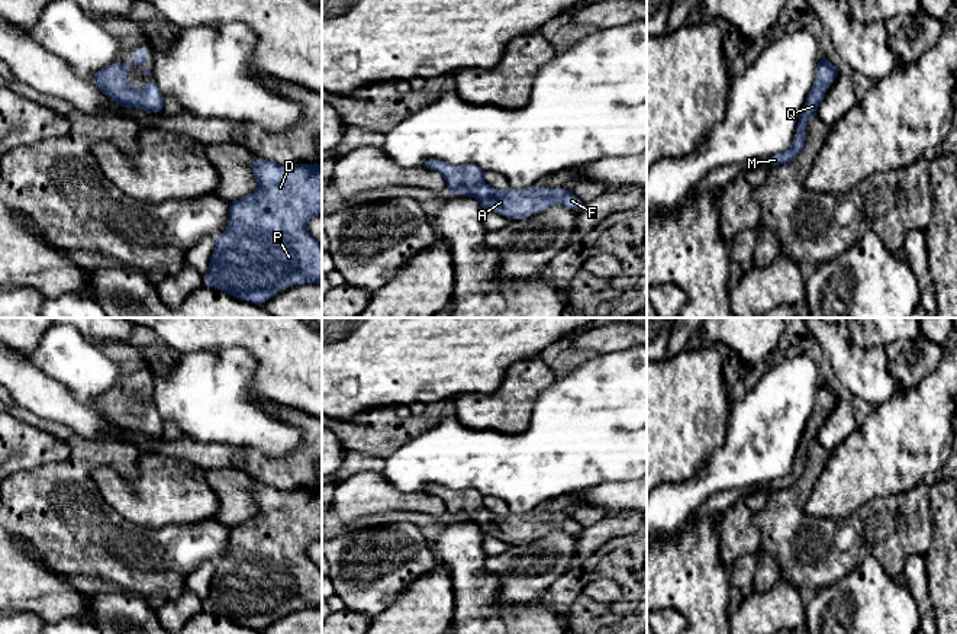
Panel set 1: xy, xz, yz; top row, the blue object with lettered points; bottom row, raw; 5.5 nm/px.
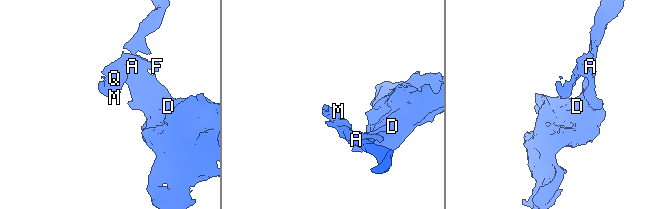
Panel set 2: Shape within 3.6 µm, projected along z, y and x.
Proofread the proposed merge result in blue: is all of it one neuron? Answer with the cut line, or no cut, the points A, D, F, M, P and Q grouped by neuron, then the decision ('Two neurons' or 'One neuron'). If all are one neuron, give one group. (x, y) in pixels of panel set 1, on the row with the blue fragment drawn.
No split. Groups: A D F M P Q. One neuron

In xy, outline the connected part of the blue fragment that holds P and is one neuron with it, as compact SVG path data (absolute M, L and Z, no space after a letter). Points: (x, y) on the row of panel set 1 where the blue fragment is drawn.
M257 158L252 161L251 168L258 187L241 200L232 202L229 223L215 242L215 251L206 273L206 284L241 300L261 305L274 297L277 290L286 290L293 284L322 284L322 247L307 229L309 221L322 215L322 164L281 165Z

